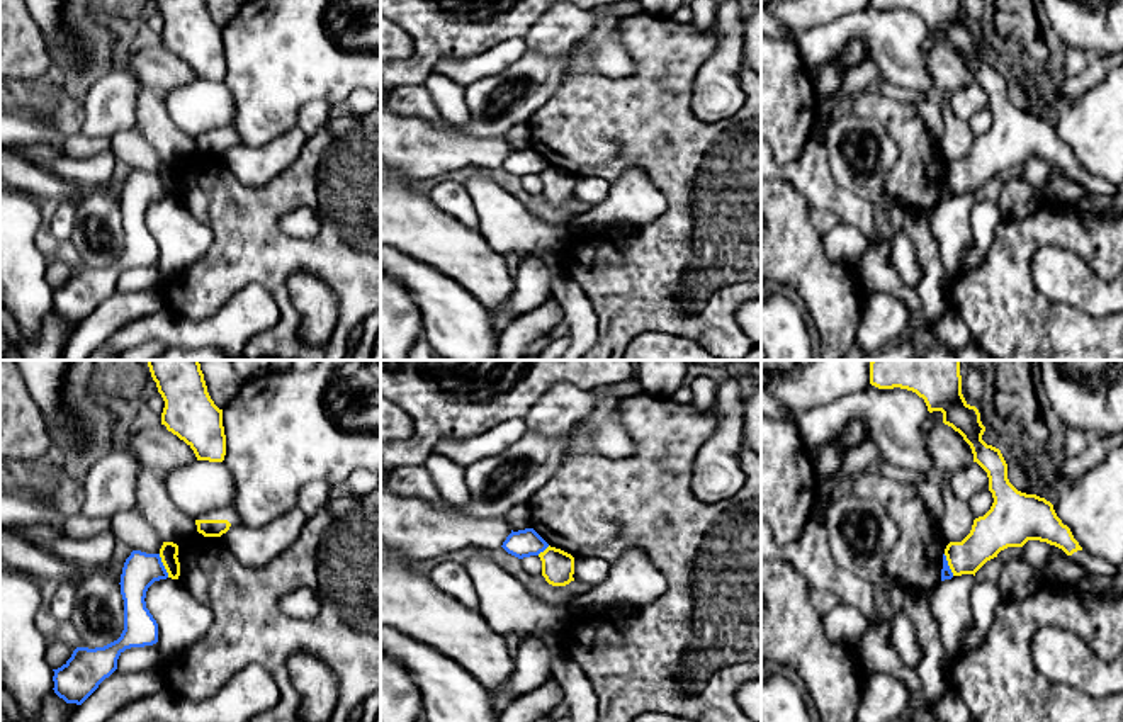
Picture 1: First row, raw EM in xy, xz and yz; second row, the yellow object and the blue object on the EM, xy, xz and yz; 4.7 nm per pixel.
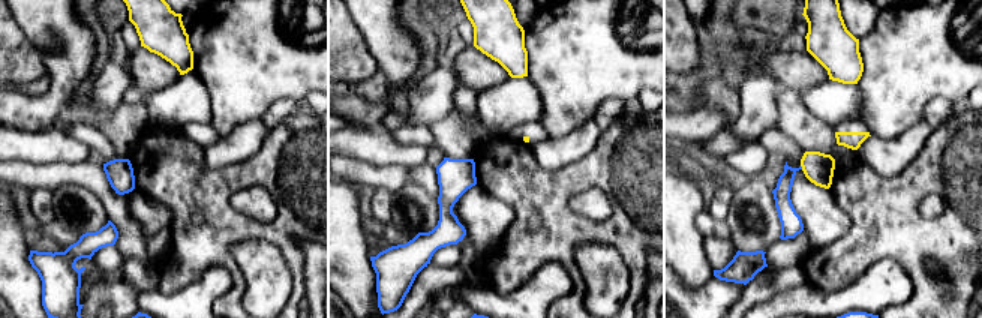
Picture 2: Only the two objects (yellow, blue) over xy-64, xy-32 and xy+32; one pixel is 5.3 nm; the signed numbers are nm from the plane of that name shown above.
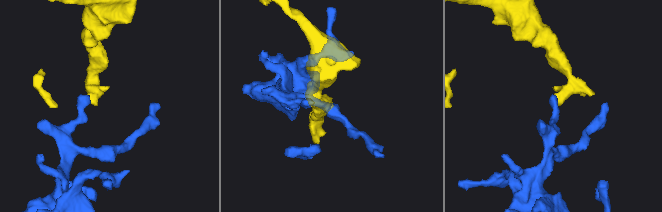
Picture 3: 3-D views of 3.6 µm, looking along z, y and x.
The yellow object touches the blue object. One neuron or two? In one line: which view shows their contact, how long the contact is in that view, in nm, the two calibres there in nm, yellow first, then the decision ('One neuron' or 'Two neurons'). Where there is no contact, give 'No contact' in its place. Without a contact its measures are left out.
Touches yellow in xy. Shared border 120 nm. Thickness 90 nm (yellow) against 170 nm. Two neurons

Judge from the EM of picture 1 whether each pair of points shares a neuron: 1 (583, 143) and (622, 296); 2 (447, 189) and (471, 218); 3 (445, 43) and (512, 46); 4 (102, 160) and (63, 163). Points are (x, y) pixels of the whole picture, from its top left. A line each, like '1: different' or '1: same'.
1: same
2: same
3: different
4: same

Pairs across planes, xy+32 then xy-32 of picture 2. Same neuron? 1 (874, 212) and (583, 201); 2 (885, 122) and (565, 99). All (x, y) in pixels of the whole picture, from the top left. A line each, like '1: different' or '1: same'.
1: different
2: same

